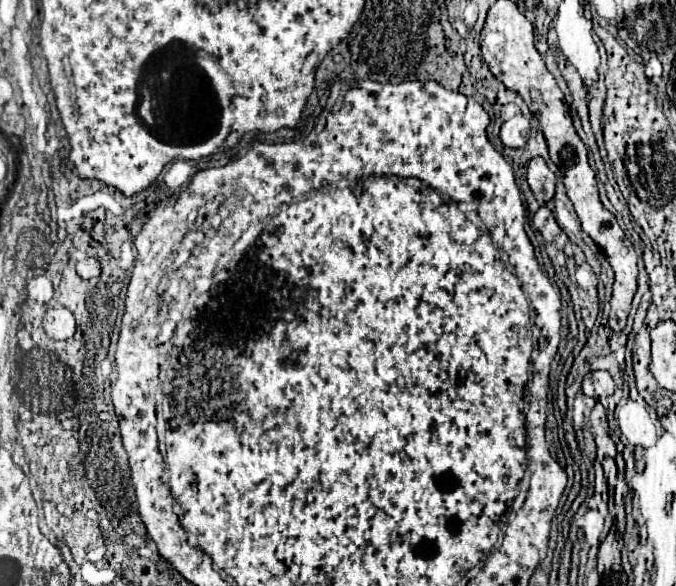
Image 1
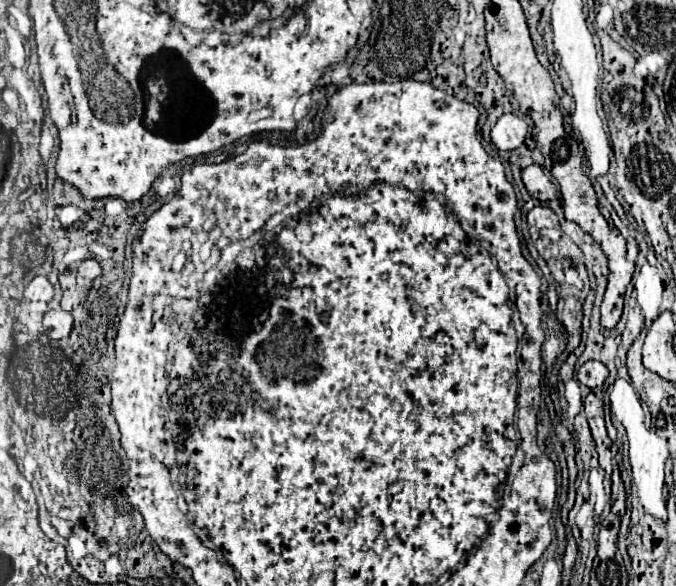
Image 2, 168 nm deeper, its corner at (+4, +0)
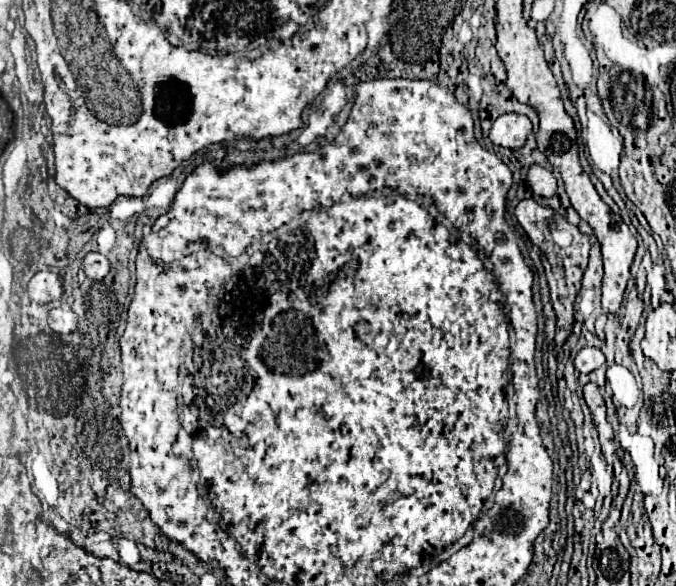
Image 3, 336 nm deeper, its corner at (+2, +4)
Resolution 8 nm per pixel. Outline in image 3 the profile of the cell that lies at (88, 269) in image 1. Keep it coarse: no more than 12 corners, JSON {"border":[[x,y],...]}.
{"border":[[87,253],[83,271],[101,281],[109,273],[109,261],[101,253]]}

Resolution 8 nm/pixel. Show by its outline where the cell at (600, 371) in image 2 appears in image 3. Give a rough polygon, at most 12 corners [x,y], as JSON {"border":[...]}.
{"border":[[585,347],[575,357],[575,369],[585,375],[605,365],[597,347]]}

